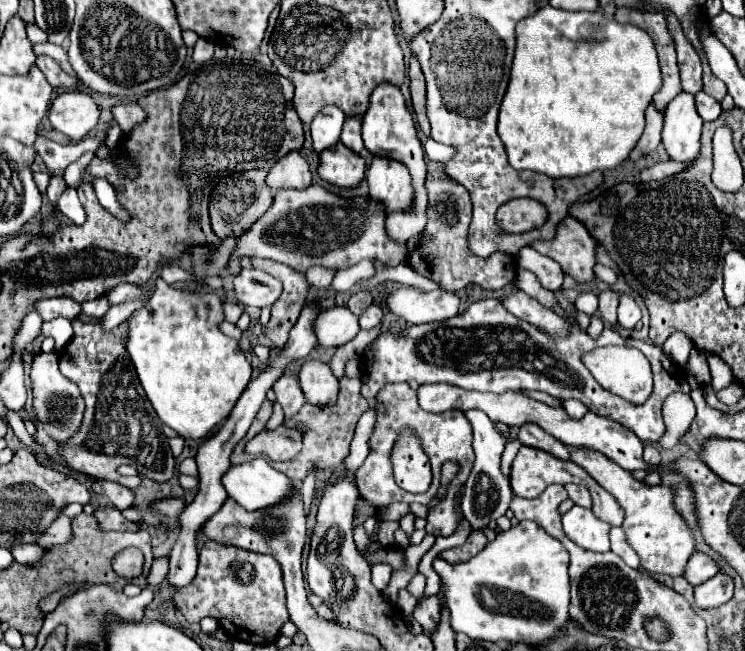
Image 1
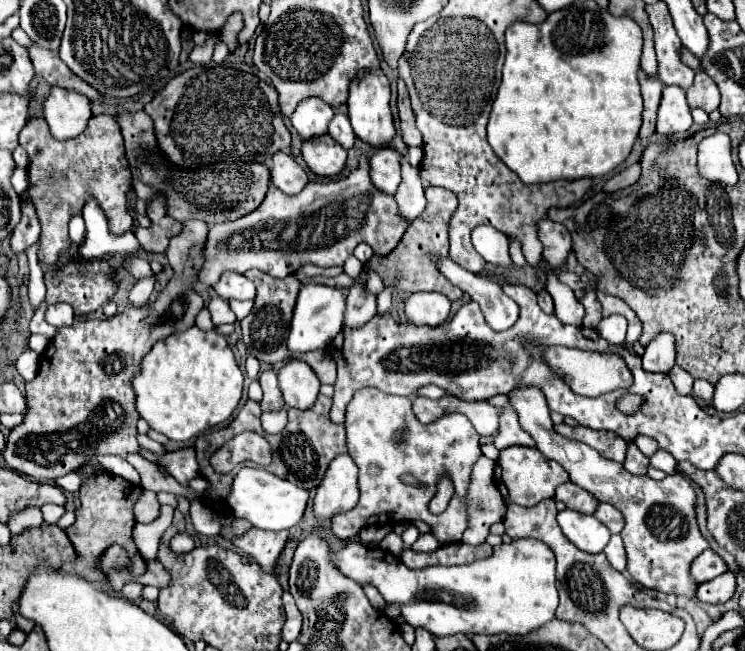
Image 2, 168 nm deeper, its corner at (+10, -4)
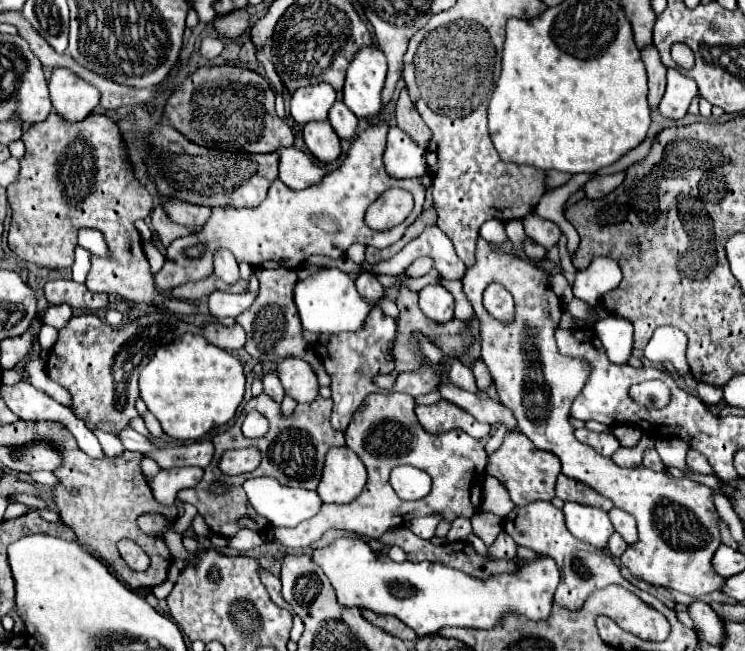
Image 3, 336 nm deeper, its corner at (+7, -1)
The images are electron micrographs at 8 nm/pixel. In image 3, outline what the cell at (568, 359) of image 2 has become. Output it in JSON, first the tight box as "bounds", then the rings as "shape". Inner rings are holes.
{"bounds":[461,237,725,597],"shape":[[[483,237],[477,239],[475,257],[477,257],[475,265],[467,267],[461,283],[463,283],[465,295],[469,297],[473,309],[475,309],[475,315],[481,323],[483,361],[491,373],[499,401],[507,409],[511,407],[511,411],[517,419],[517,429],[521,433],[525,433],[537,449],[555,453],[561,459],[563,473],[567,477],[573,477],[585,485],[593,487],[597,493],[609,497],[615,503],[615,507],[619,507],[635,517],[637,529],[639,529],[639,541],[635,545],[629,545],[627,551],[621,555],[621,563],[635,577],[639,577],[655,587],[667,587],[667,589],[681,591],[689,597],[701,597],[701,595],[707,595],[713,591],[721,591],[725,585],[725,579],[719,577],[711,565],[711,559],[715,555],[717,547],[721,545],[721,537],[719,537],[721,517],[719,517],[715,503],[713,503],[715,493],[709,487],[697,485],[689,479],[675,479],[669,471],[657,473],[657,471],[651,471],[647,467],[621,469],[621,467],[613,465],[613,461],[609,457],[603,457],[593,447],[577,441],[573,435],[573,427],[569,427],[569,407],[571,407],[573,399],[577,397],[577,393],[583,389],[585,377],[589,375],[589,365],[585,365],[585,361],[561,357],[557,353],[557,345],[555,345],[555,337],[553,337],[553,317],[561,317],[561,301],[551,291],[551,285],[549,285],[551,273],[529,259],[505,253],[499,247],[485,243]],[[491,281],[501,283],[515,299],[515,317],[511,323],[501,323],[499,319],[489,315],[481,303],[481,295],[485,291],[485,285],[489,285]]]}

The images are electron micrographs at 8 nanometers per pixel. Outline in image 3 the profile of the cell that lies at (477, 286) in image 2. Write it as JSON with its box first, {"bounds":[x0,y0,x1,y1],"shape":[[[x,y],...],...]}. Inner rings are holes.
{"bounds":[361,225,465,279],"shape":[[[427,225],[421,235],[409,241],[403,251],[391,257],[389,261],[381,261],[381,265],[365,265],[366,269],[363,264],[361,266],[363,270],[371,273],[401,275],[407,265],[411,265],[417,257],[431,257],[435,261],[435,269],[445,279],[461,279],[465,275],[465,265],[455,255],[451,239],[437,225]]]}

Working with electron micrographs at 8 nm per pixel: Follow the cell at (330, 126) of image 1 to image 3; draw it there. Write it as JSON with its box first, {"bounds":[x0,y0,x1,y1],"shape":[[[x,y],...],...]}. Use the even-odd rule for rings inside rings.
{"bounds":[291,83,337,125],"shape":[[[317,83],[299,87],[291,95],[291,117],[305,125],[309,121],[323,121],[337,99],[335,89],[329,83]]]}

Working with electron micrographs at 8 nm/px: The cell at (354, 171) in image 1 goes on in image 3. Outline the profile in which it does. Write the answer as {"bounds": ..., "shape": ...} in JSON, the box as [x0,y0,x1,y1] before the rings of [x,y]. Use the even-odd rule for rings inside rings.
{"bounds":[303,121,341,163],"shape":[[[309,121],[303,127],[303,139],[309,151],[323,163],[335,161],[341,153],[339,137],[329,125],[329,121]]]}

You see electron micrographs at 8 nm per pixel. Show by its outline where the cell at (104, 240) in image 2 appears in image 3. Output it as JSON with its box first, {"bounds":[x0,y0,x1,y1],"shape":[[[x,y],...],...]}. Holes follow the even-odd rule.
{"bounds":[71,247,91,283],"shape":[[[77,247],[77,251],[75,251],[75,263],[71,267],[71,279],[77,281],[77,283],[83,283],[85,277],[87,277],[87,273],[89,273],[89,267],[91,267],[89,253],[85,253],[83,247]]]}

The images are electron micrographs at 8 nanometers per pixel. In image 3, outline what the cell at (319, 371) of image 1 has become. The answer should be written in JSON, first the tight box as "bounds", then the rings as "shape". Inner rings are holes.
{"bounds":[277,357,319,403],"shape":[[[285,357],[277,363],[277,375],[283,383],[283,389],[297,403],[313,401],[319,395],[317,377],[311,365],[297,357]]]}

